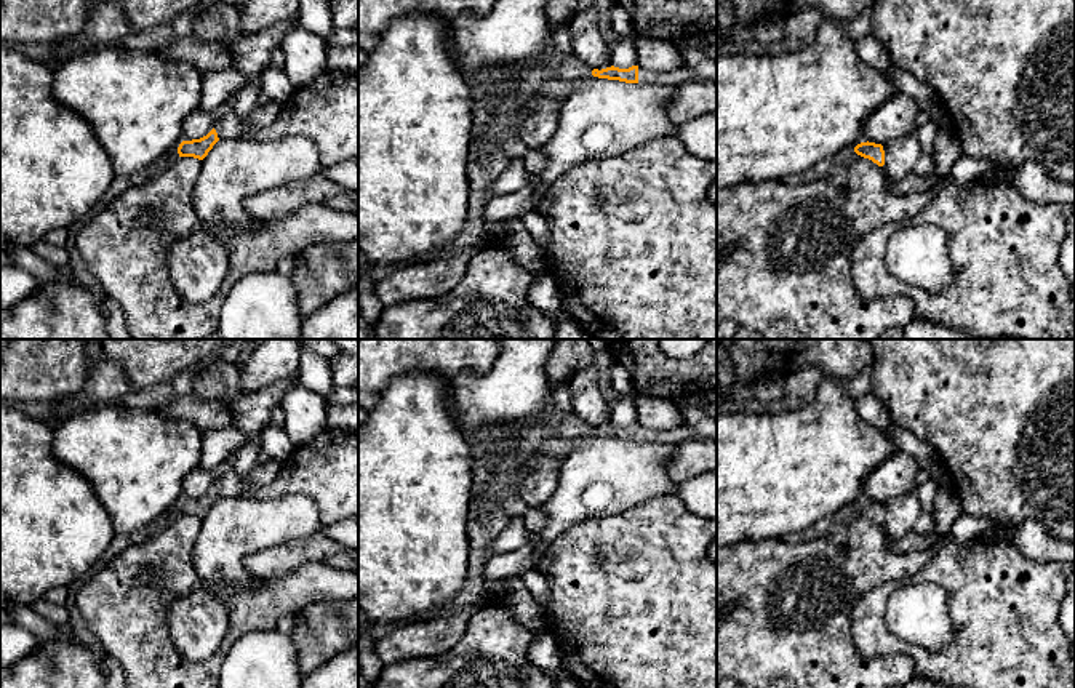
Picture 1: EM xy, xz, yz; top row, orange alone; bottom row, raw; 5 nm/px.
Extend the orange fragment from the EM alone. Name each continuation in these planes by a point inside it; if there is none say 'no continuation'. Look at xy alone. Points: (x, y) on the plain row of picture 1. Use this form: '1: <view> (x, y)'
no continuation

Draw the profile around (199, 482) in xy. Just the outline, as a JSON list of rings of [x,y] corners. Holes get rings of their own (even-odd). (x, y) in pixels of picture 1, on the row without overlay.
[[[202,466],[187,474],[182,483],[182,499],[200,498],[206,494],[216,482],[213,470],[206,470]]]

